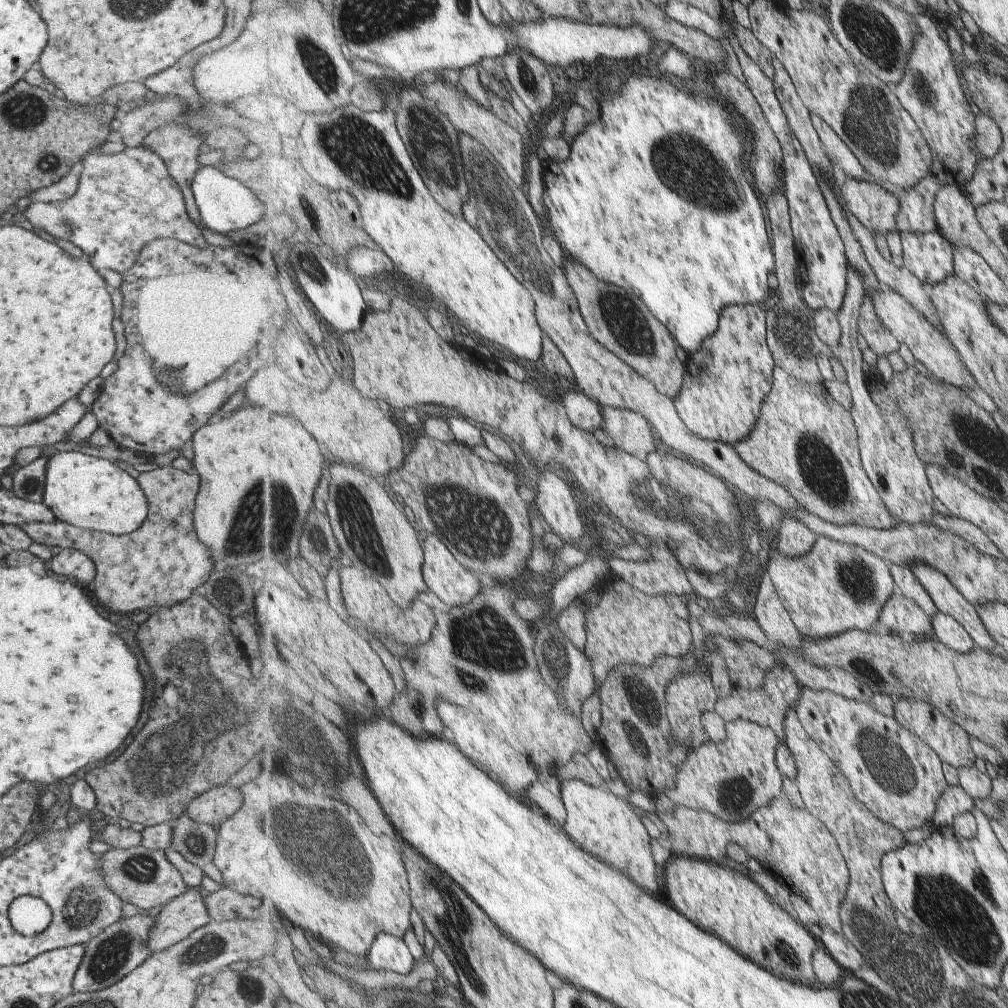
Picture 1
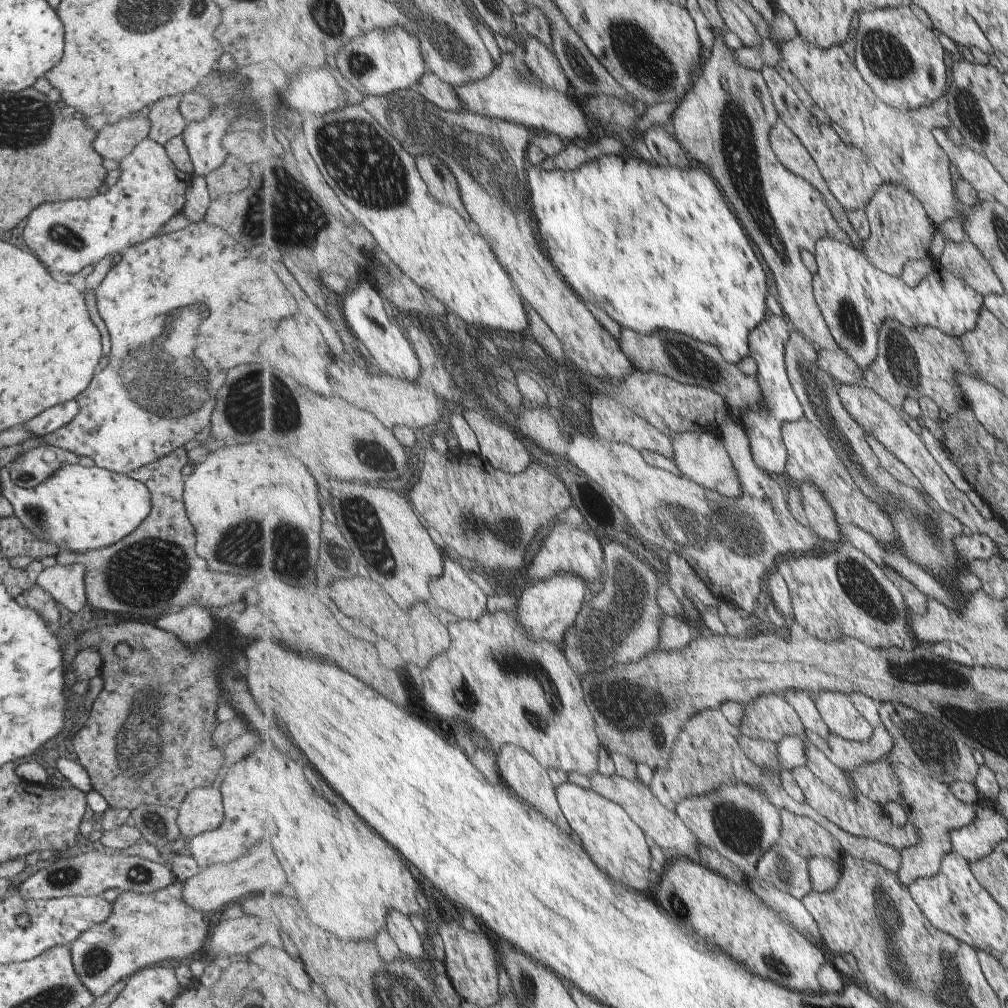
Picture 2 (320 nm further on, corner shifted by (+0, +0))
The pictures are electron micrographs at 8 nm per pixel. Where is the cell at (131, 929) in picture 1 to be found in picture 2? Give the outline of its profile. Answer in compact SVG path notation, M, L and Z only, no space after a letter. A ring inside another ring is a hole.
M173 880L165 888L149 894L120 891L112 902L111 914L103 922L84 930L69 944L74 971L94 998L107 992L115 982L125 980L141 969L174 962L187 964L200 957L214 918L204 916L184 901L182 884Z

